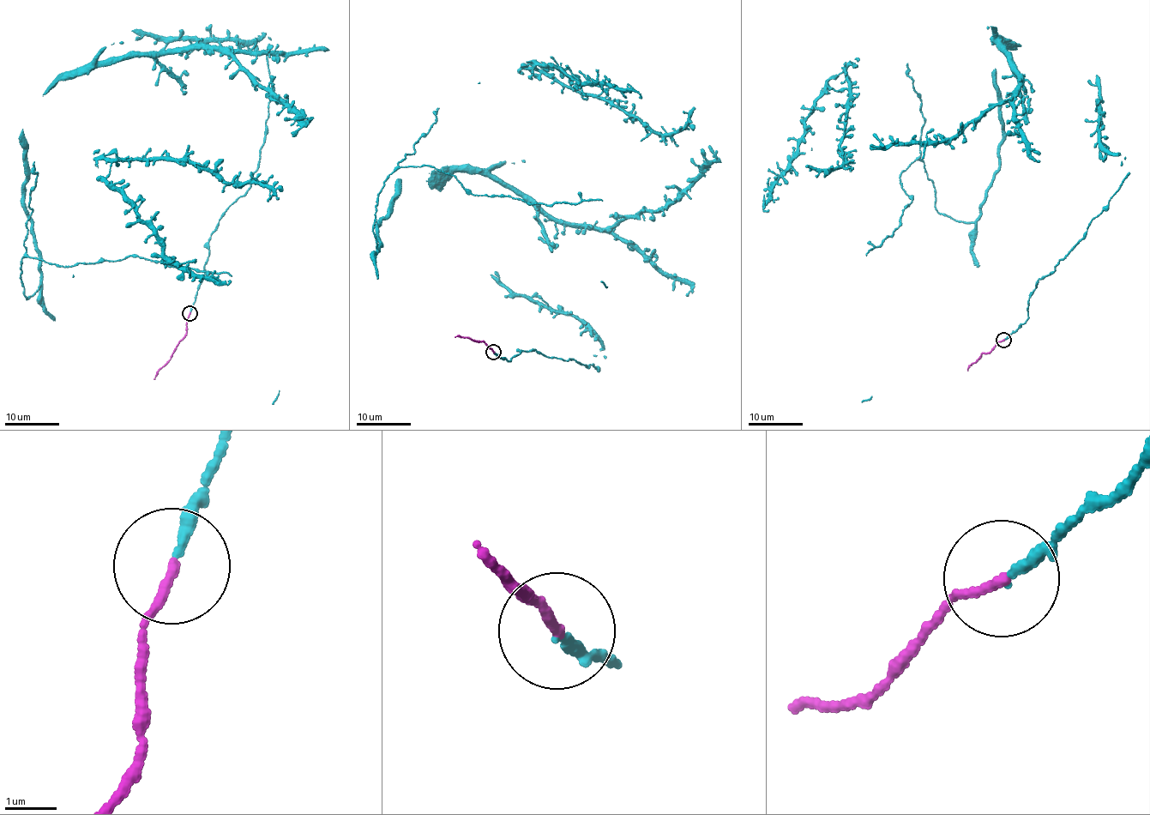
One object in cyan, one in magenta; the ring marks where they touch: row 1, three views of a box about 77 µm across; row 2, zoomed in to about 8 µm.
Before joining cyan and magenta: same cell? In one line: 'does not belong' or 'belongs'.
belongs

